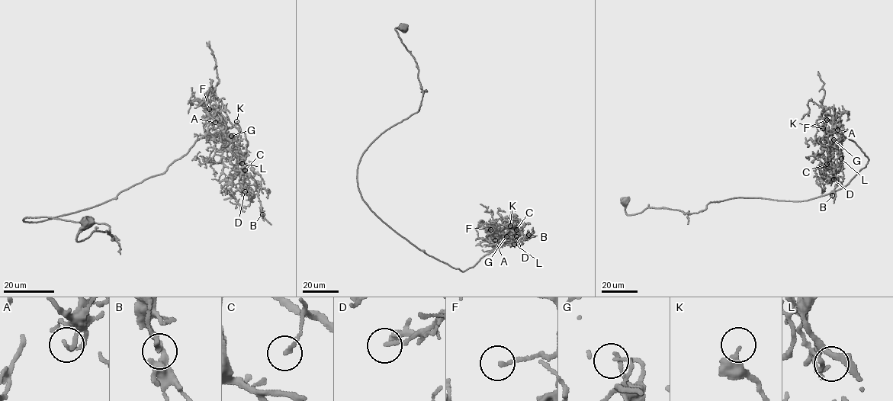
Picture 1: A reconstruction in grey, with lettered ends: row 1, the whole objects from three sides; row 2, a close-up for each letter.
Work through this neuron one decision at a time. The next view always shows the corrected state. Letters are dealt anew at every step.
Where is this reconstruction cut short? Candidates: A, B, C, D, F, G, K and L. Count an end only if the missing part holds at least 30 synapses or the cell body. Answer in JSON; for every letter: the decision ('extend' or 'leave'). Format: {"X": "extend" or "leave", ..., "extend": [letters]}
{"A": "leave", "B": "leave", "C": "leave", "D": "leave", "F": "leave", "G": "leave", "K": "leave", "L": "leave", "extend": []}

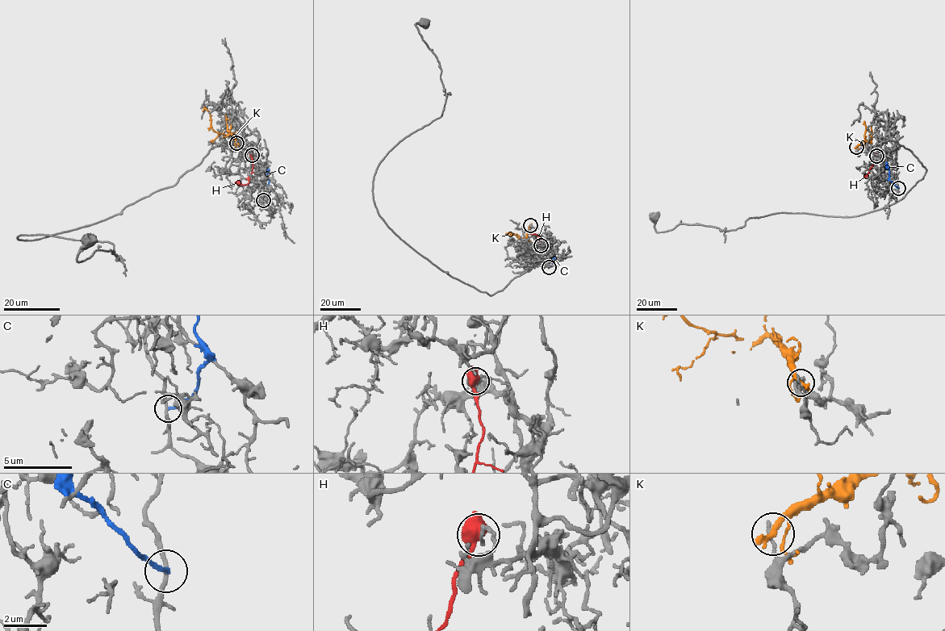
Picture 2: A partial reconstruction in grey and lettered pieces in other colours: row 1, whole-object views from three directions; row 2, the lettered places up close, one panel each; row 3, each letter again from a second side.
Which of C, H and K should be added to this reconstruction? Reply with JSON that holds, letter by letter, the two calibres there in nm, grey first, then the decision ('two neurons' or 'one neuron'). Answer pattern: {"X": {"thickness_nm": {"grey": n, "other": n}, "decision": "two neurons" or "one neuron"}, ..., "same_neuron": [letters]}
{"C": {"thickness_nm": {"grey": 190, "other": 200}, "decision": "two neurons"}, "H": {"thickness_nm": {"grey": 170, "other": 500}, "decision": "two neurons"}, "K": {"thickness_nm": {"grey": 140, "other": 360}, "decision": "two neurons"}, "same_neuron": []}

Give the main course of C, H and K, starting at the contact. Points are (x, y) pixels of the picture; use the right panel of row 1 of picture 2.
C: (898, 188), (890, 180), (886, 162)
H: (876, 156), (871, 169), (865, 177), (864, 175)
K: (856, 147), (870, 140), (864, 138), (864, 124)

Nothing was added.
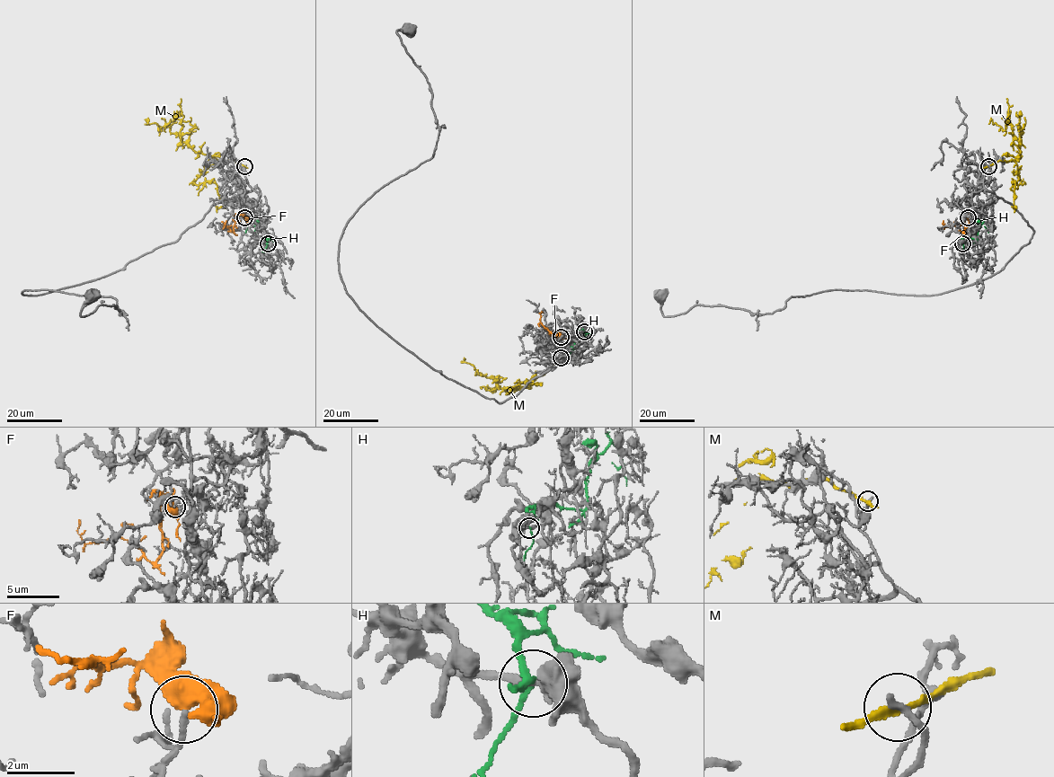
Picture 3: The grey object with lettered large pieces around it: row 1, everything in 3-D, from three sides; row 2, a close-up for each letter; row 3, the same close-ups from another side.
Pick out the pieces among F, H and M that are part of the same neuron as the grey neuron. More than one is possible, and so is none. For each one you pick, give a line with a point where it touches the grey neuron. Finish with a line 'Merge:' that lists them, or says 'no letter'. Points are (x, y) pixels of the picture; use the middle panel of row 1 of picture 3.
F: Touches grey at (561, 337)
Merge: F

